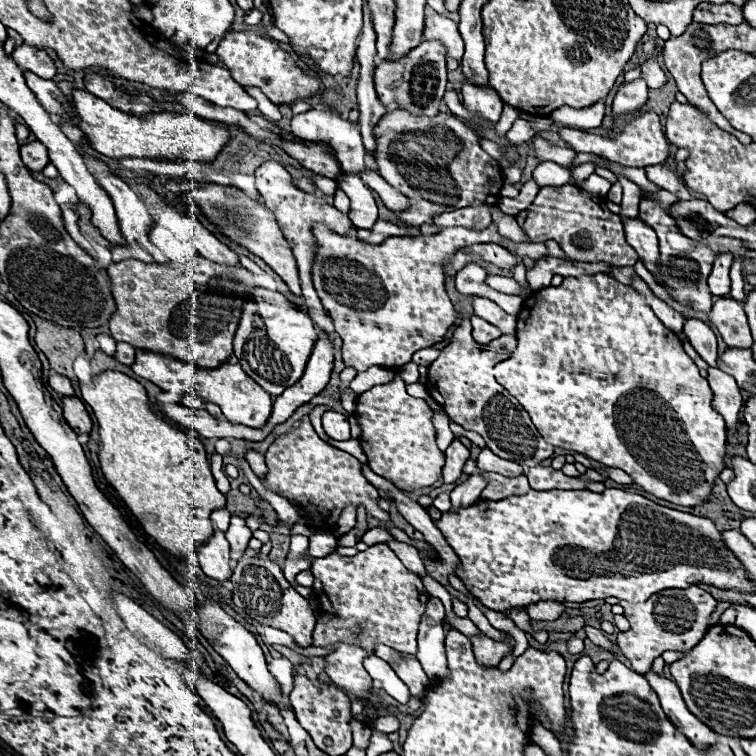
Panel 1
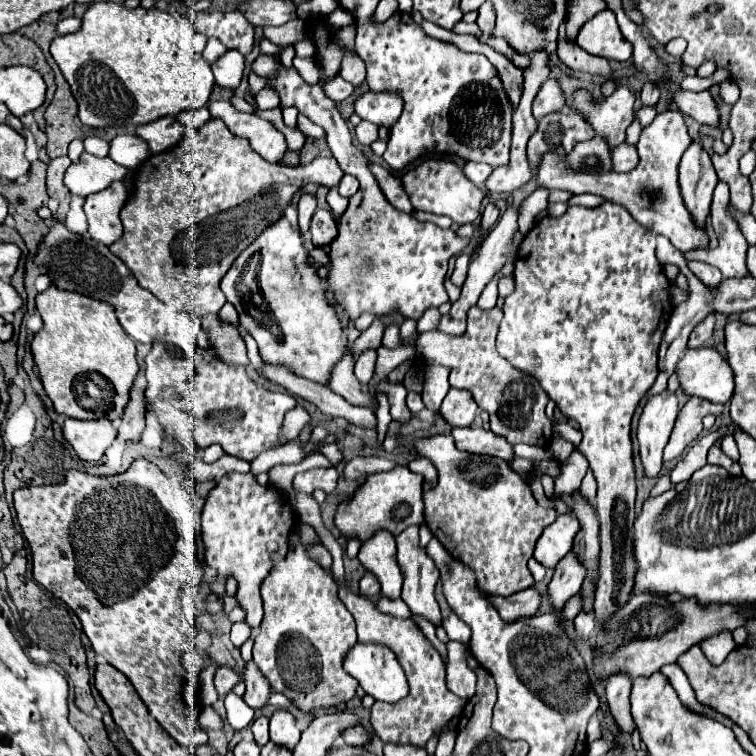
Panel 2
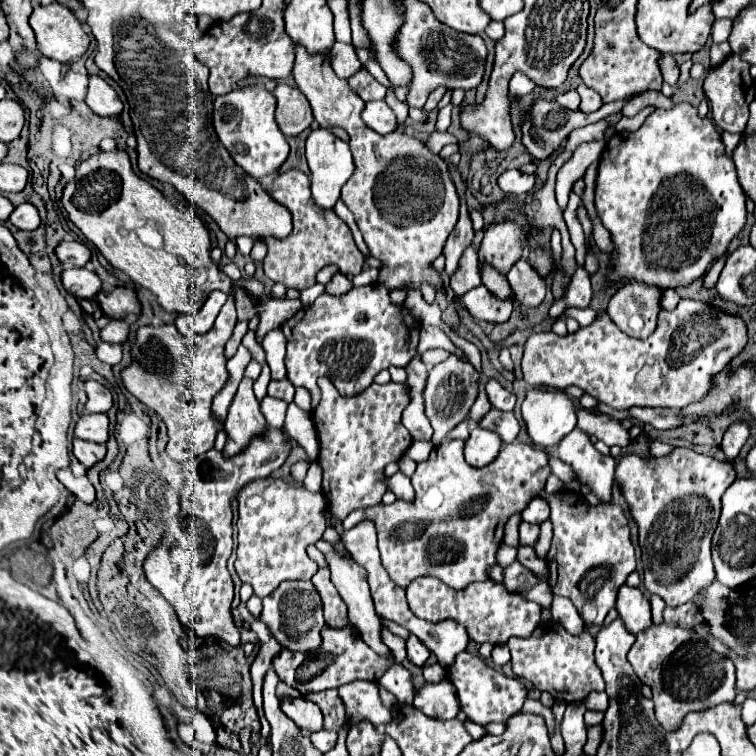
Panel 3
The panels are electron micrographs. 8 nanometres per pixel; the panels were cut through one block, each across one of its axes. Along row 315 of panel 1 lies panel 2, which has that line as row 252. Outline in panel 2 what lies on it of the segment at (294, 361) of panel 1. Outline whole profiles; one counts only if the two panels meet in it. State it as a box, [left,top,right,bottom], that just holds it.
[220,216,348,384]

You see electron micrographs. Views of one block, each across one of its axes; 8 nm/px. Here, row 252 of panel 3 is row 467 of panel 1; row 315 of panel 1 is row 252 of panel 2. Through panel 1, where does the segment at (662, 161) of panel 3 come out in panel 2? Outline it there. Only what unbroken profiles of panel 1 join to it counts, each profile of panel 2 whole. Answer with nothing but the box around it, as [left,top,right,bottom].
[498,204,672,622]

